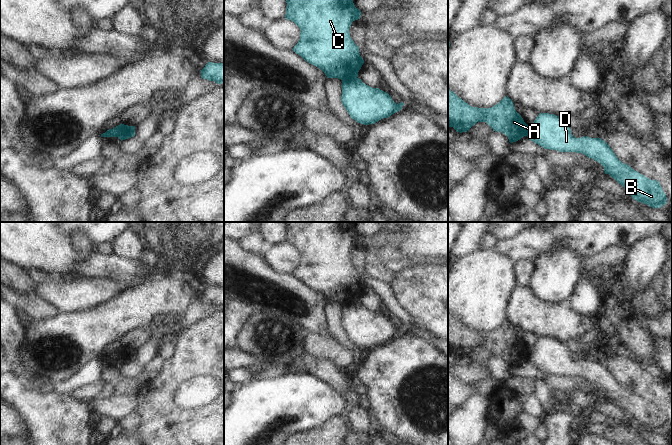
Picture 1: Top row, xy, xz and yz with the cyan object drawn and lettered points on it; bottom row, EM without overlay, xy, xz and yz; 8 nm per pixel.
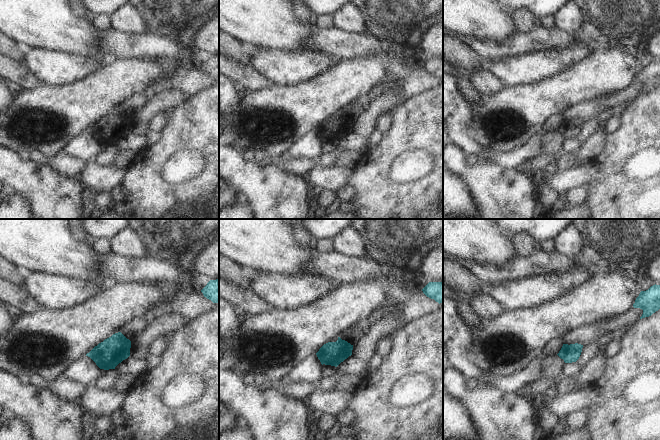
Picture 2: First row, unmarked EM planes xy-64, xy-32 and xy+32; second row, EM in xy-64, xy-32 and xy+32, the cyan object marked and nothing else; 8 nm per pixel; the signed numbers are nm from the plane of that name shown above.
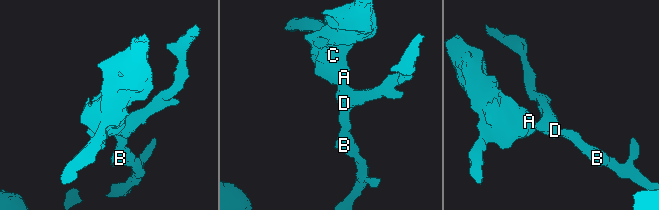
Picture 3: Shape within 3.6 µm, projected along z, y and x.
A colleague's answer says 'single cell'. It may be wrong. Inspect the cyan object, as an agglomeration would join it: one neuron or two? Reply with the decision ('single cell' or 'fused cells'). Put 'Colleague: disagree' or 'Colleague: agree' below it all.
fused cells
Colleague: disagree

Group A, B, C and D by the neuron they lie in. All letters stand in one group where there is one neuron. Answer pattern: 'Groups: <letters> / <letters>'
Groups: A C / B D.

